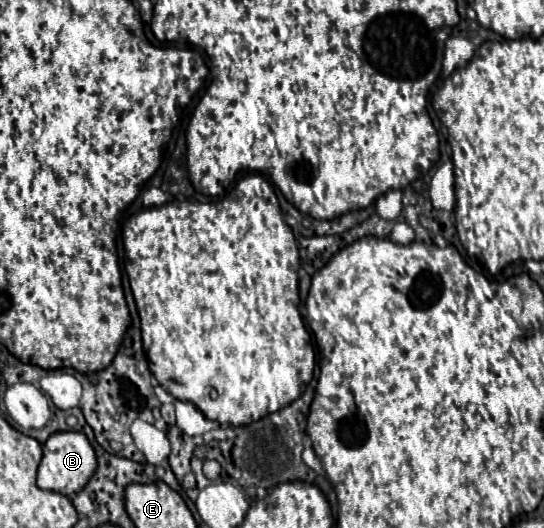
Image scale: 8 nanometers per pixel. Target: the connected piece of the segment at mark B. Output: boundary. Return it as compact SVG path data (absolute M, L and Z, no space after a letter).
M74 430L56 432L44 444L44 456L42 456L42 462L38 466L36 484L42 490L50 490L50 492L70 496L70 494L76 494L78 490L82 490L86 486L86 482L96 472L96 466L98 464L96 464L94 448L90 446L88 438L82 432L74 432Z

